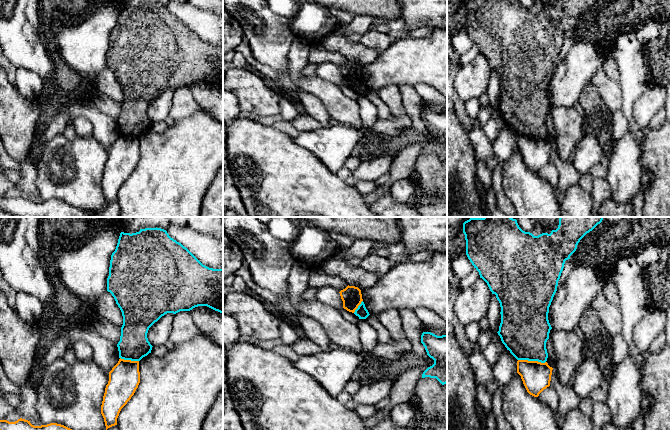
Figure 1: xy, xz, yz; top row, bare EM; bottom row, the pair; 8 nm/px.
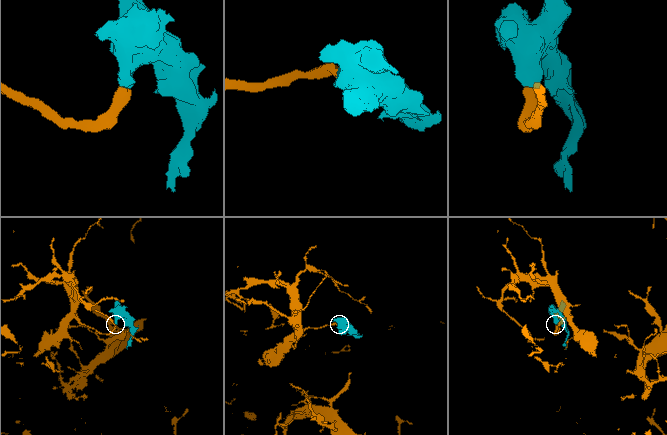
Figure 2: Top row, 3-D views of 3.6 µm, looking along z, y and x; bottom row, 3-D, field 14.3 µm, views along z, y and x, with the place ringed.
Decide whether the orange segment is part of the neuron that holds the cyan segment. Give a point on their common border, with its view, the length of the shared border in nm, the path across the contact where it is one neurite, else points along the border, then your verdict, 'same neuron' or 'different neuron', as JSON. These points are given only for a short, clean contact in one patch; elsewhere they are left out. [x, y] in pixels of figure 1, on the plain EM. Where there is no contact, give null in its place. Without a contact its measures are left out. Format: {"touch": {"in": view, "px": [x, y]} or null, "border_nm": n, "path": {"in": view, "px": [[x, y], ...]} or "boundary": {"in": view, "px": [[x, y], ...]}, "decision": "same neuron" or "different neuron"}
{"touch": {"in": "yz", "px": [532, 136]}, "border_nm": 220, "boundary": {"in": "yz", "px": [[518, 135], [545, 138]]}, "decision": "different neuron"}

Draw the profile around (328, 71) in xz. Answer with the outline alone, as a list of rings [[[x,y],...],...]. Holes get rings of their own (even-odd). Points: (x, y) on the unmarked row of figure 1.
[[[323,62],[318,64],[316,75],[332,83],[339,85],[343,83],[343,77],[339,67],[331,62]]]

